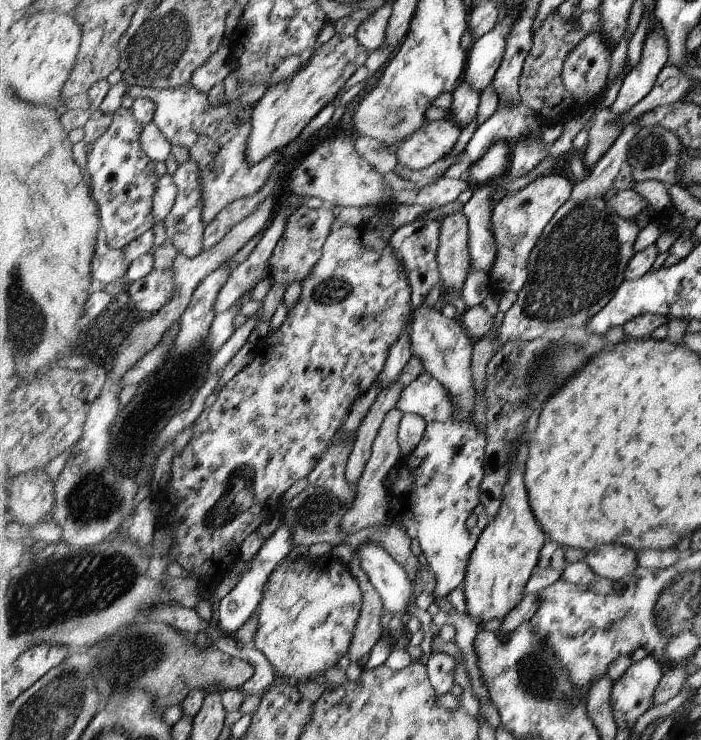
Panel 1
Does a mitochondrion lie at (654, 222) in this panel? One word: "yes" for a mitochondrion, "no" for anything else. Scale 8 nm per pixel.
no

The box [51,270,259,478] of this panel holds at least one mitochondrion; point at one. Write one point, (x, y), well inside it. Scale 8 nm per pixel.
(119, 460)

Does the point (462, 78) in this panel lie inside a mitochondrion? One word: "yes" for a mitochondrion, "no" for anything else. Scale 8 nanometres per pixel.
no

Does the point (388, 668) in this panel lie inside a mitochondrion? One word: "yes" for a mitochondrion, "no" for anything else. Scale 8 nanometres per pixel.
no

